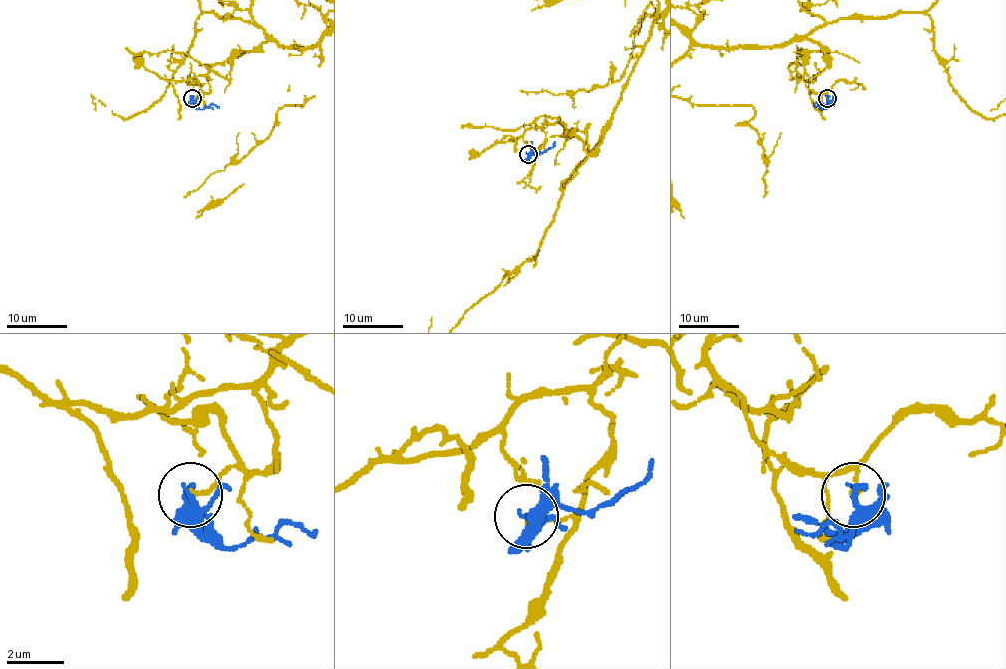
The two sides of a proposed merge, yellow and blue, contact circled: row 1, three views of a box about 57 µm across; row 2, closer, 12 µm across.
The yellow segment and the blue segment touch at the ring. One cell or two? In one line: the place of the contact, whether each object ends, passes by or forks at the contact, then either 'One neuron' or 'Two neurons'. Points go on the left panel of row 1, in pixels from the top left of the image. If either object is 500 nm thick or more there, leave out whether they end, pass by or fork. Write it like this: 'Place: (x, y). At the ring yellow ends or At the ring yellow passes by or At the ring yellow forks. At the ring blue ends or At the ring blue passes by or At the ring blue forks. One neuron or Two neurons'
Place: (192, 98). At the ring yellow ends. At the ring blue passes by. Two neurons

